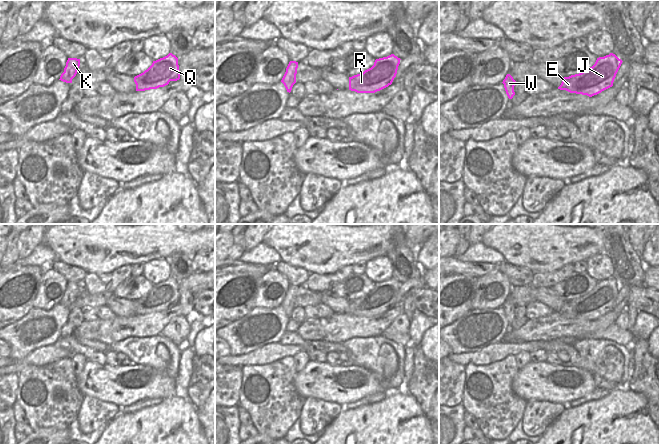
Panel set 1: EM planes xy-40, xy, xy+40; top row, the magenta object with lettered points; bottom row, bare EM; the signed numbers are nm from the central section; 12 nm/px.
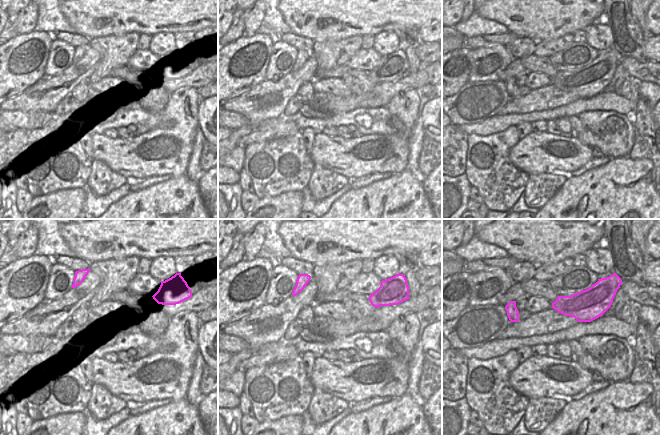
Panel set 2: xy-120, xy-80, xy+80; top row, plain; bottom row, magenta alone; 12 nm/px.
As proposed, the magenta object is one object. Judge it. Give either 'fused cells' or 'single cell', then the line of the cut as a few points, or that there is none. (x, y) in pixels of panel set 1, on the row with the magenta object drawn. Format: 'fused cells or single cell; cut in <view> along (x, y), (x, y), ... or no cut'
single cell; no cut

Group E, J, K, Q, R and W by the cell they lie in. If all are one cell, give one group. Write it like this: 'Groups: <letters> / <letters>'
Groups: E J K Q R W.

